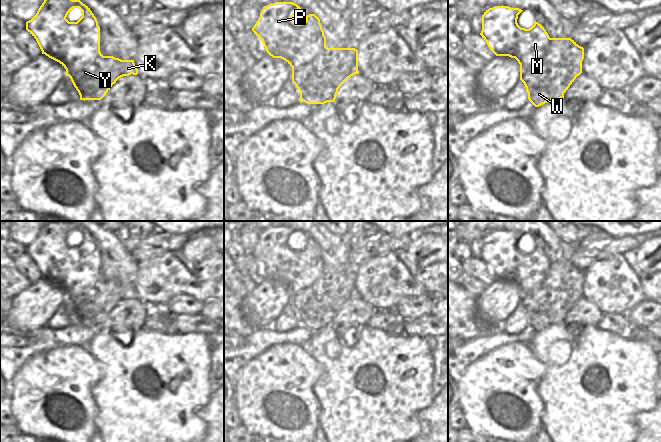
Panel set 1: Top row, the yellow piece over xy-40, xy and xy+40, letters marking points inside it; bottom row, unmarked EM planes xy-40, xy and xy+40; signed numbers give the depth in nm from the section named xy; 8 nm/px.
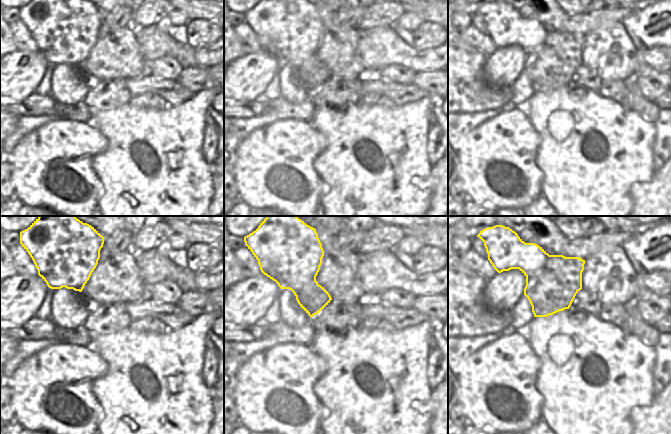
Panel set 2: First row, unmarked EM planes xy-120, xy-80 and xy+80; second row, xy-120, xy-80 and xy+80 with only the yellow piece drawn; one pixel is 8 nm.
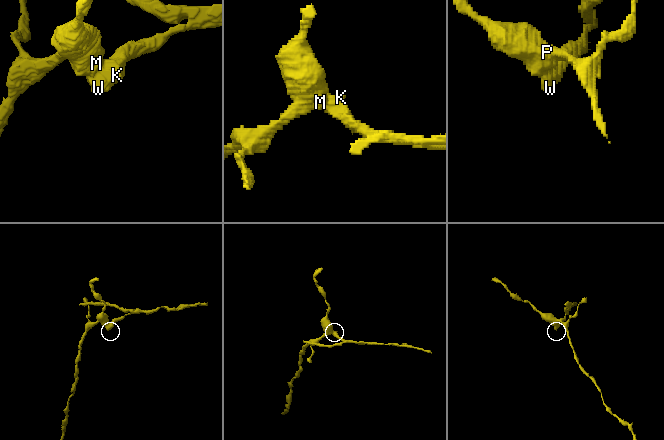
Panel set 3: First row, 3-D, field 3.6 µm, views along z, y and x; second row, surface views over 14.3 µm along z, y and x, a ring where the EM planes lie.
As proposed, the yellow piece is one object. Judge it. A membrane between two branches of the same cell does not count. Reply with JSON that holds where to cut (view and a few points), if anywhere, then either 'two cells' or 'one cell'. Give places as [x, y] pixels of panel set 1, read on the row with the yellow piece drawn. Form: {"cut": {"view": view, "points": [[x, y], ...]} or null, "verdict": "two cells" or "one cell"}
{"cut": {"view": "xy", "points": [[328, 48], [314, 63], [308, 60], [301, 60], [292, 70]]}, "verdict": "two cells"}

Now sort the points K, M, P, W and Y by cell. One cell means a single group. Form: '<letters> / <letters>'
K W Y / M P

